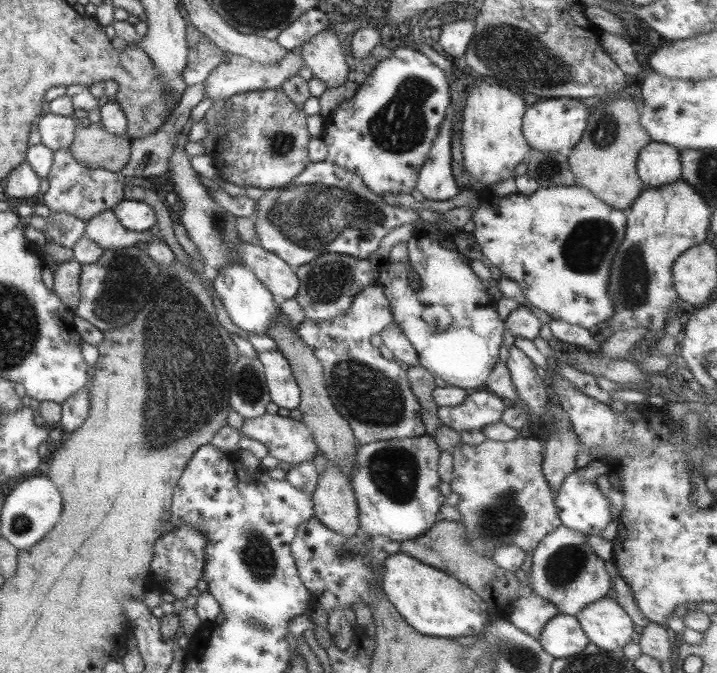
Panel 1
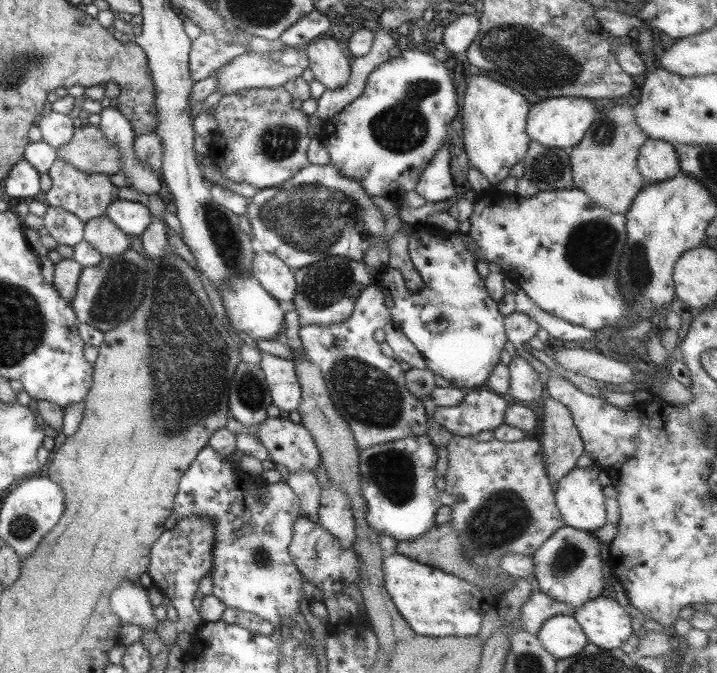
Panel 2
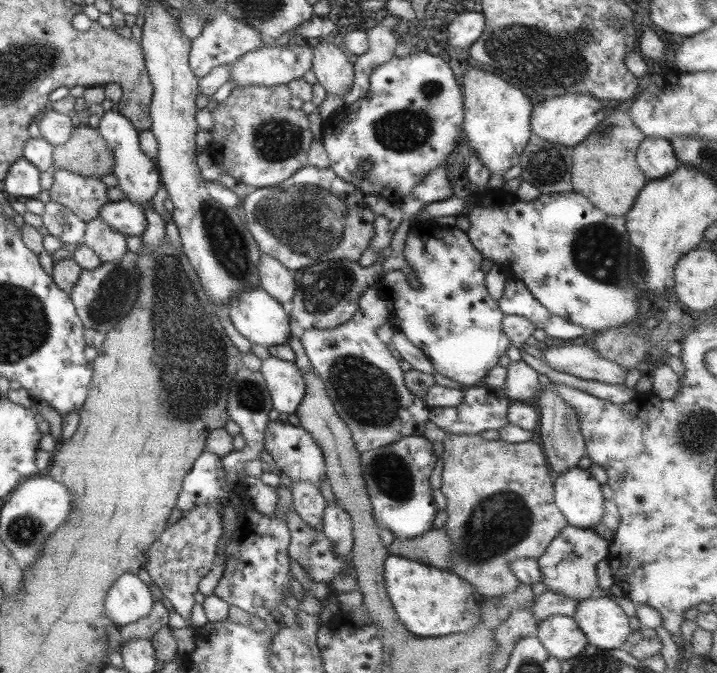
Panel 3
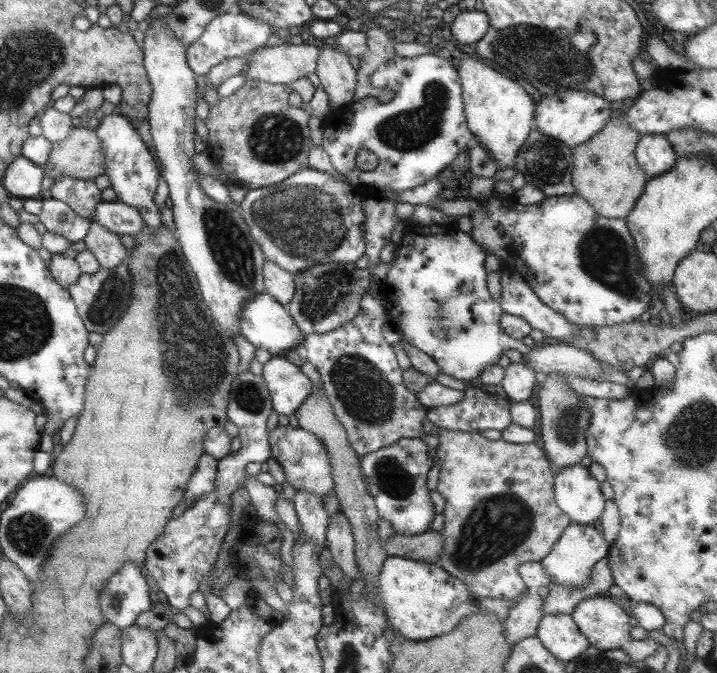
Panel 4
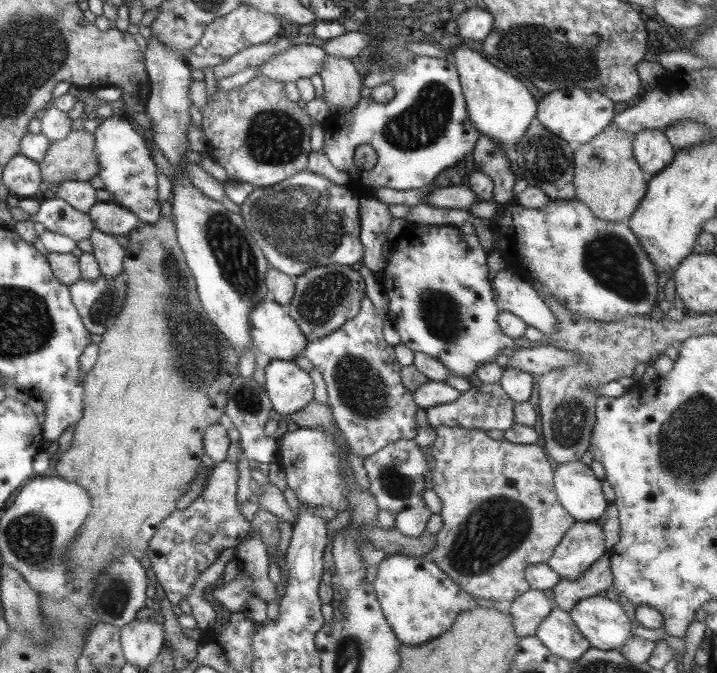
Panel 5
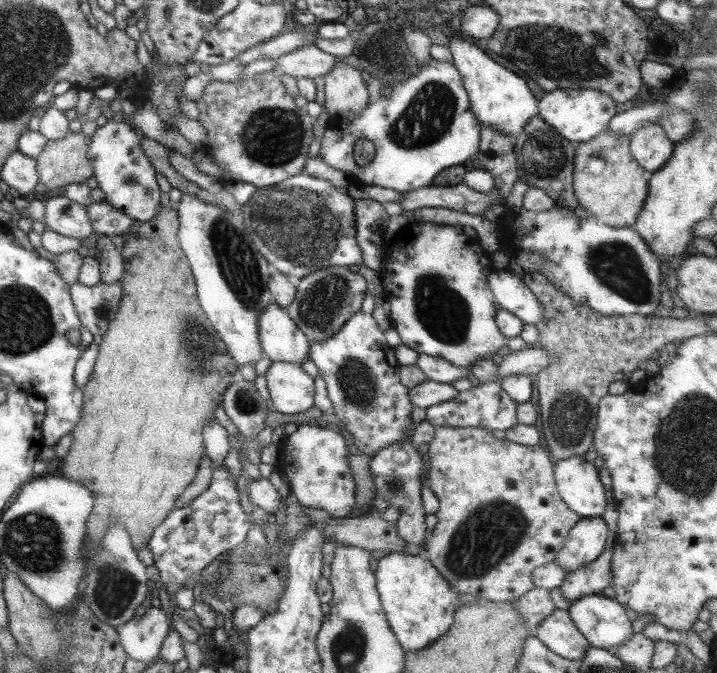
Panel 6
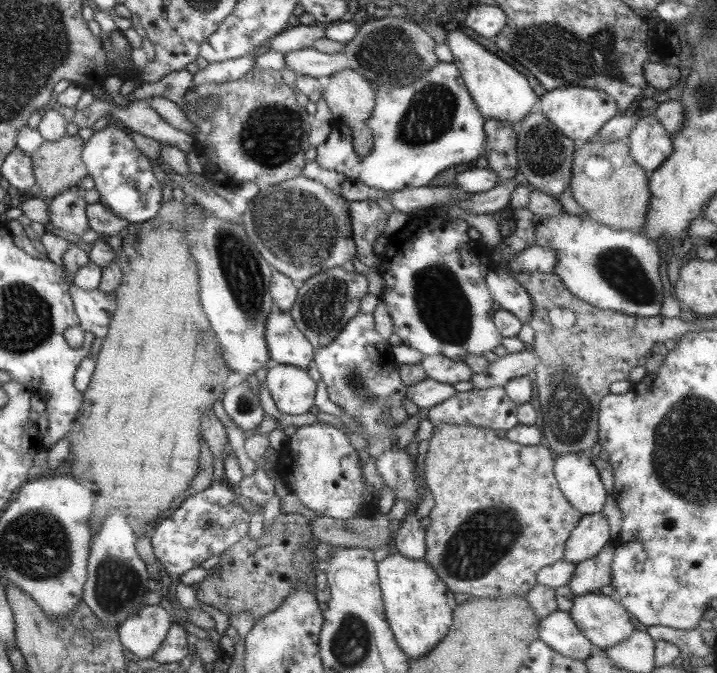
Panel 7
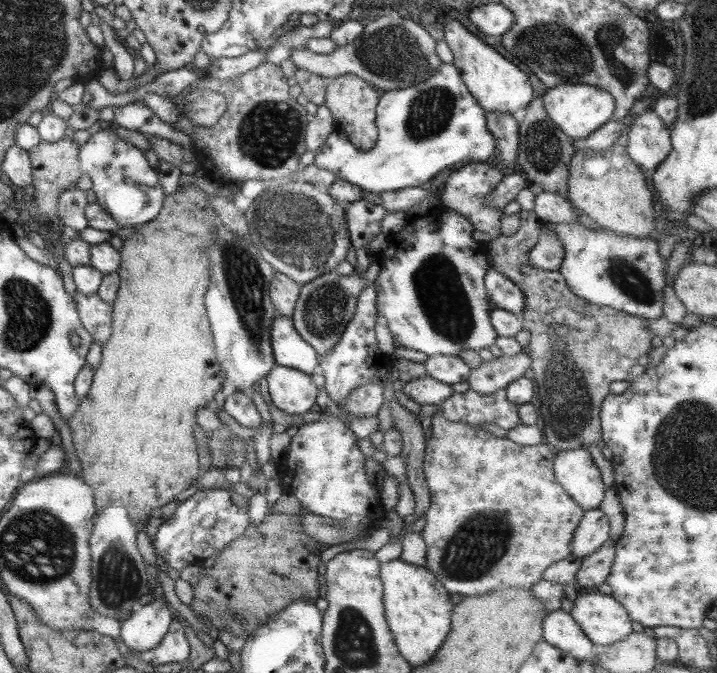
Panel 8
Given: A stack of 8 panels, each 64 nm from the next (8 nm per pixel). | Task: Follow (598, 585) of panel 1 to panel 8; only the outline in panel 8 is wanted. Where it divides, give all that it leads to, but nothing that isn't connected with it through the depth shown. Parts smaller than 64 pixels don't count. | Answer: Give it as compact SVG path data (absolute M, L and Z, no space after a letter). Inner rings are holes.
M600 509L587 510L573 530L569 542L569 555L578 559L595 552L605 541L609 525L607 516Z

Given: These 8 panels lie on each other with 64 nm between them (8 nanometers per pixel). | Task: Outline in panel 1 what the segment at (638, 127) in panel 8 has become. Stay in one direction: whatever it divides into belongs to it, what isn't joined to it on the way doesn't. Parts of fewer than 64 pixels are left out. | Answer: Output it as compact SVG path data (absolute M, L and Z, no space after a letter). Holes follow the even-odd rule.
M649 142L637 156L636 173L647 189L674 183L681 176L678 151L667 144Z

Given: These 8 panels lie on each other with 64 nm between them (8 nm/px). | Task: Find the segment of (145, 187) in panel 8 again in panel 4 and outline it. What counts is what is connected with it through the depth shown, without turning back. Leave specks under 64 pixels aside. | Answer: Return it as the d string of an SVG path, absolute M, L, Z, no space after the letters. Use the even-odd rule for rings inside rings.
M109 114L100 119L99 125L94 130L100 141L100 148L104 154L104 174L109 178L109 186L117 195L117 201L135 208L143 220L144 227L149 228L154 234L162 226L159 209L153 203L153 194L157 186L157 178L161 172L153 157L153 151L137 135L135 128L120 115Z

